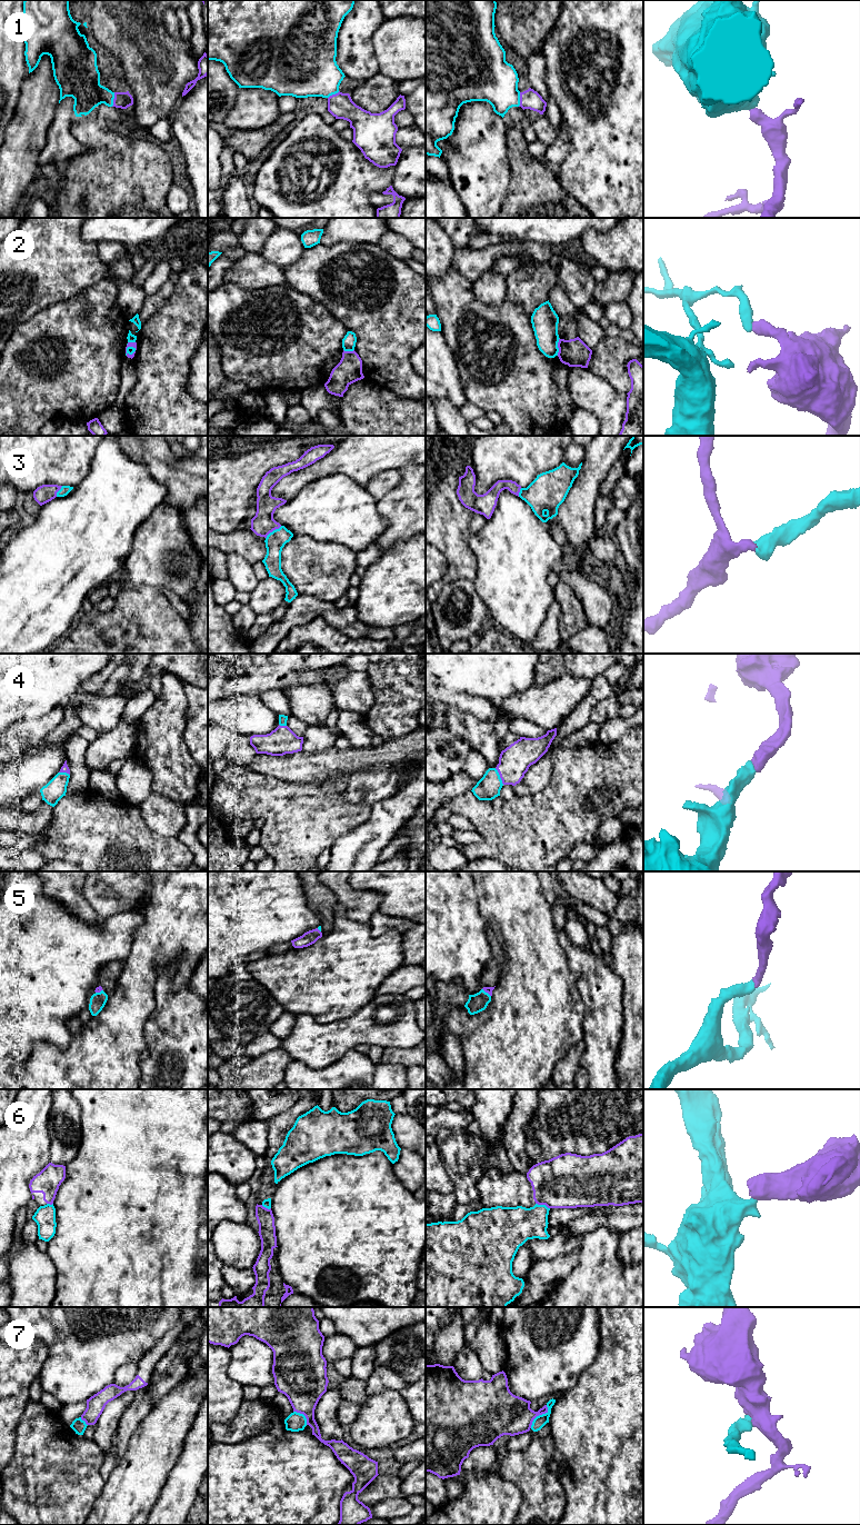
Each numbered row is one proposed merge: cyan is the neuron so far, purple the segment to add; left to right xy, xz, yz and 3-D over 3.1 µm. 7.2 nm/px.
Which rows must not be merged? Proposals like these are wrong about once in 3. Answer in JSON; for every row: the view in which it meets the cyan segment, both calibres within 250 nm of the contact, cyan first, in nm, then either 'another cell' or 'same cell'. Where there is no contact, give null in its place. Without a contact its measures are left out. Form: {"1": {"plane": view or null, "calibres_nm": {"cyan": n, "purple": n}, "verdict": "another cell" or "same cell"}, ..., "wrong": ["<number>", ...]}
{"1": {"plane": "xy", "calibres_nm": {"cyan": 240, "purple": 120}, "verdict": "same cell"}, "2": {"plane": "yz", "calibres_nm": {"cyan": 200, "purple": 200}, "verdict": "another cell"}, "3": {"plane": "xz", "calibres_nm": {"cyan": 140, "purple": 170}, "verdict": "same cell"}, "4": {"plane": "yz", "calibres_nm": {"cyan": 170, "purple": 220}, "verdict": "same cell"}, "5": {"plane": "yz", "calibres_nm": {"cyan": 140, "purple": 50}, "verdict": "same cell"}, "6": {"plane": "yz", "calibres_nm": {"cyan": 280, "purple": 380}, "verdict": "another cell"}, "7": {"plane": "yz", "calibres_nm": {"cyan": 90, "purple": 300}, "verdict": "another cell"}, "wrong": ["2", "6", "7"]}

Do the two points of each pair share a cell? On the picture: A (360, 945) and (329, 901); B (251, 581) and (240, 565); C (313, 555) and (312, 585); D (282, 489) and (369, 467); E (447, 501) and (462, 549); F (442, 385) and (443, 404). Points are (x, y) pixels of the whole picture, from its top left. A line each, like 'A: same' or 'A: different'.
A: different
B: same
C: same
D: same
E: same
F: different

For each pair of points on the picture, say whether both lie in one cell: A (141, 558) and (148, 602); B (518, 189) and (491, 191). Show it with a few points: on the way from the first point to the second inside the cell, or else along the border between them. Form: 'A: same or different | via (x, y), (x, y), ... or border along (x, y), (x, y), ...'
A: different | border along (123, 570), (133, 584), (148, 585), (160, 590)
B: different | border along (510, 165), (509, 187), (501, 206)

